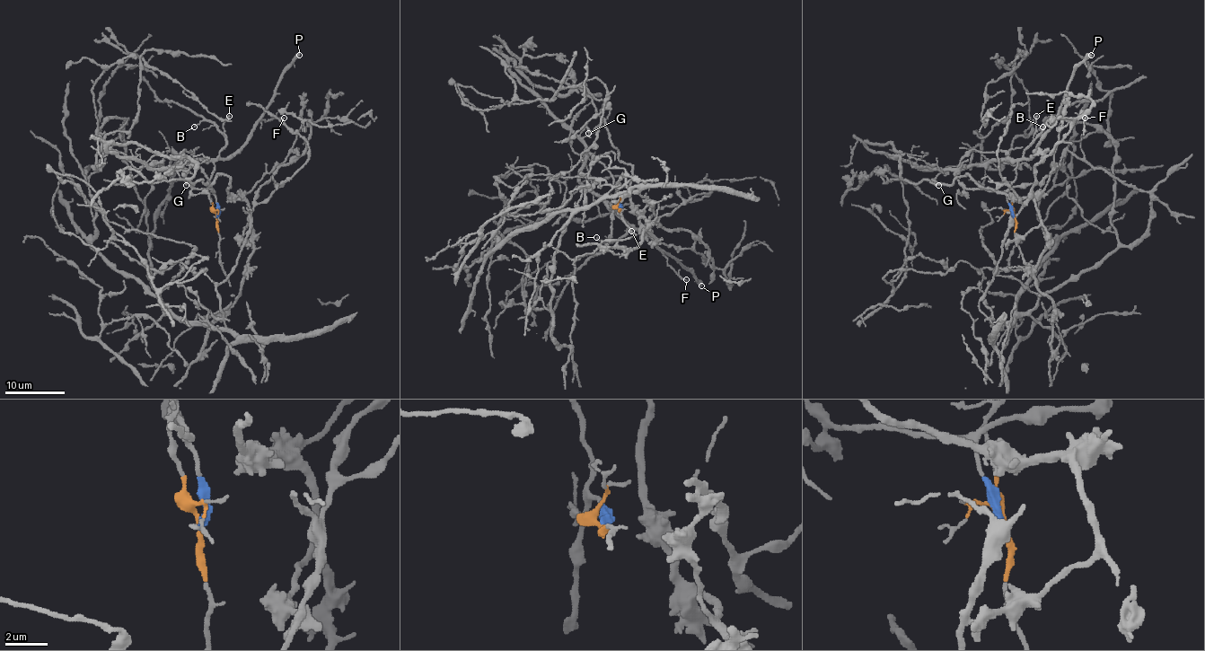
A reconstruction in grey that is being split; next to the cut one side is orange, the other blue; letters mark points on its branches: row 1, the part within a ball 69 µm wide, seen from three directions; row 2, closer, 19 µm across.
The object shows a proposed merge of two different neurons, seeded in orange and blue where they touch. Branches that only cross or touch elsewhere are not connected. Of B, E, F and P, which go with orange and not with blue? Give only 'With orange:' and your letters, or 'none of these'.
With orange: B, E, F, P

